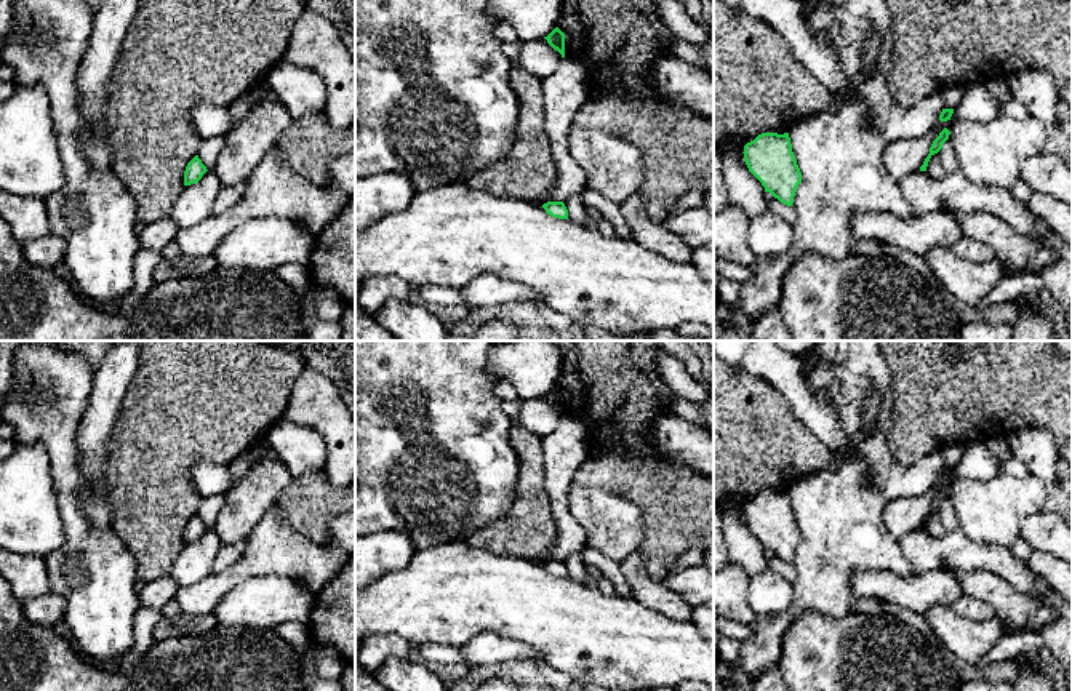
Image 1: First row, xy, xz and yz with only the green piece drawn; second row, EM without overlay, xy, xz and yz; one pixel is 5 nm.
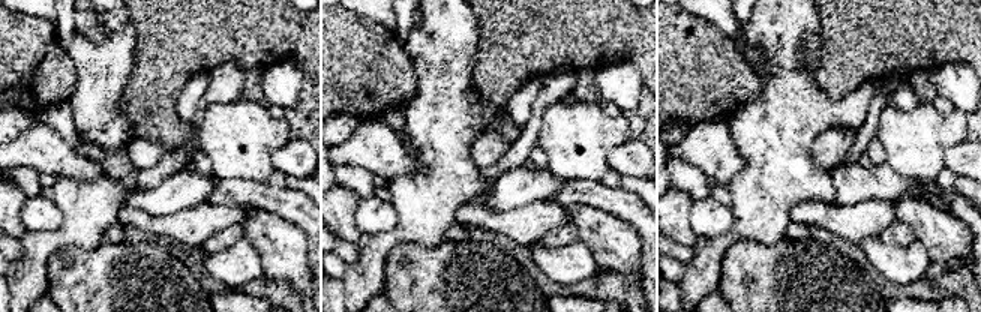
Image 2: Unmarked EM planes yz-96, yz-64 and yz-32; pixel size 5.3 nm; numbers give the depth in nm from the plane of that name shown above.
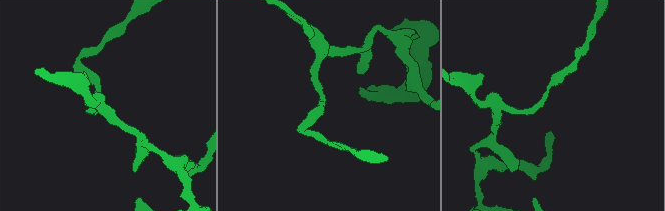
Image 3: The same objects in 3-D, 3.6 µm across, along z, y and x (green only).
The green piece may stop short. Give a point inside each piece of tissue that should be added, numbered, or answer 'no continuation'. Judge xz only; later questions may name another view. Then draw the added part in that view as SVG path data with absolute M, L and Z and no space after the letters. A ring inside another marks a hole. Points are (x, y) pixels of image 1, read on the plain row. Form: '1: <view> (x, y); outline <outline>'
no continuation

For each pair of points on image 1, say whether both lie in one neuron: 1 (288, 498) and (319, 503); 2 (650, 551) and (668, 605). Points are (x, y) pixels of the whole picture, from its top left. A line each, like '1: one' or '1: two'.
1: one
2: two

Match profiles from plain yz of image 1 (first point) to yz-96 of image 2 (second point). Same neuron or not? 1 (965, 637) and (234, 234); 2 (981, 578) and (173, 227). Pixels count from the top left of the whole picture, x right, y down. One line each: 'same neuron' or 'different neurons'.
1: different neurons
2: different neurons

